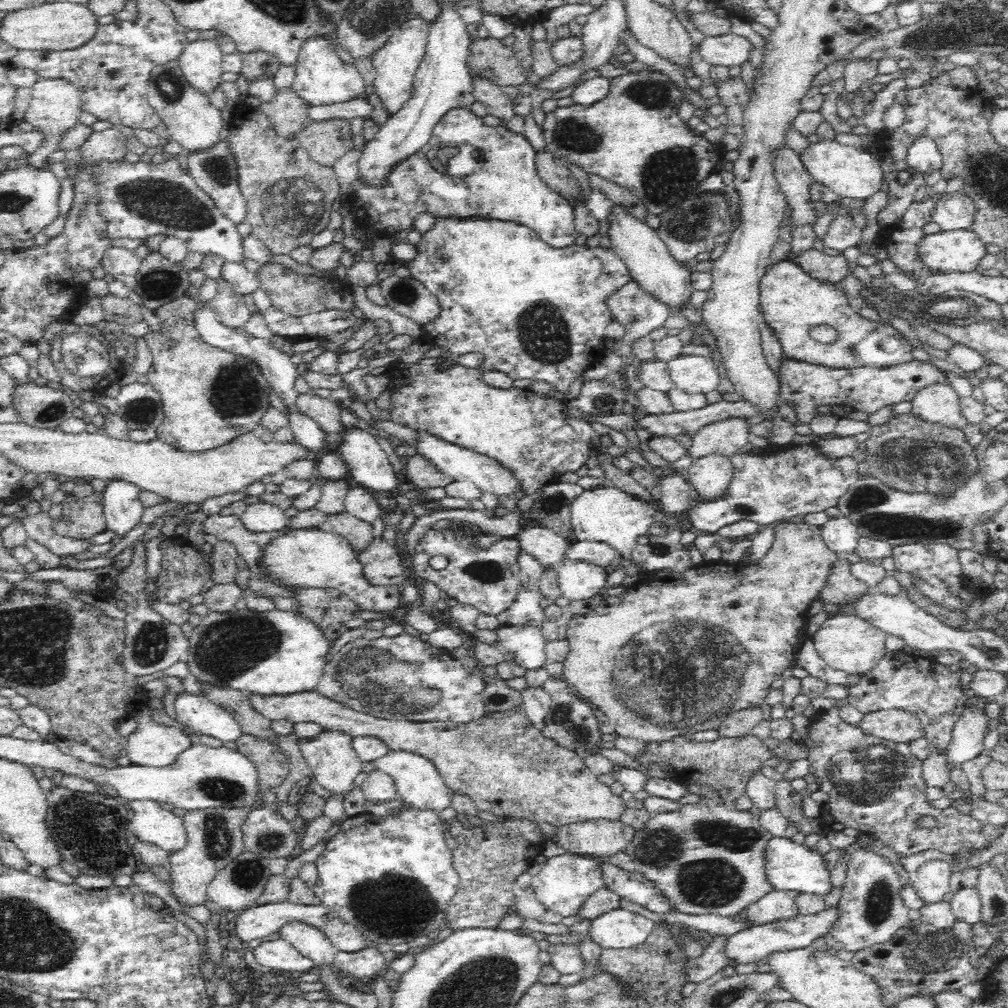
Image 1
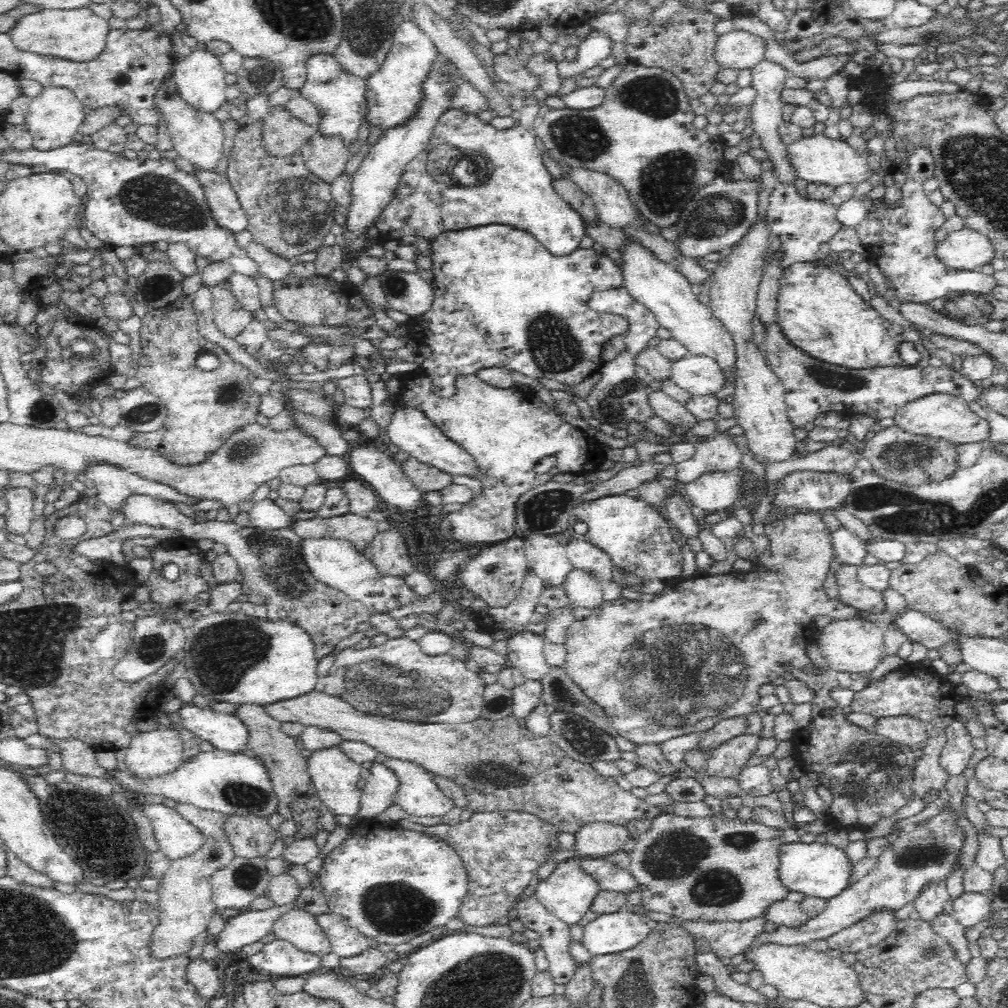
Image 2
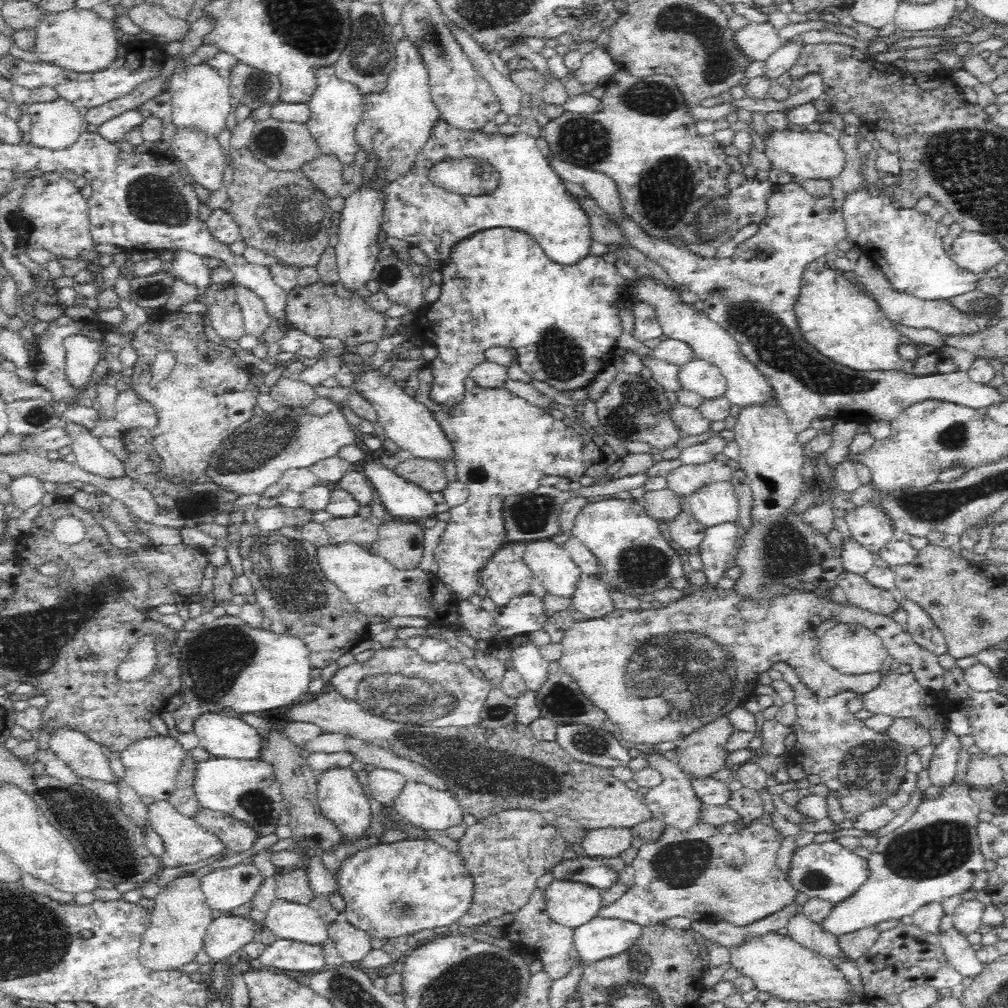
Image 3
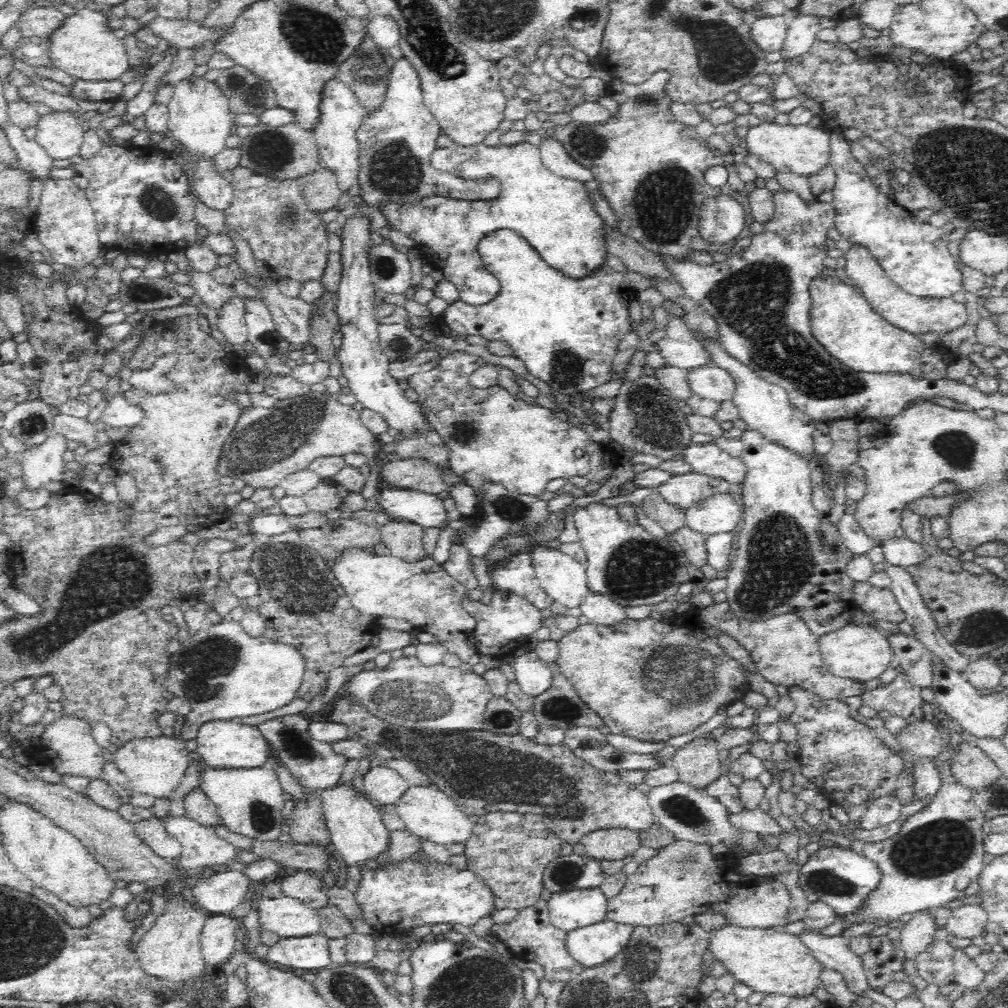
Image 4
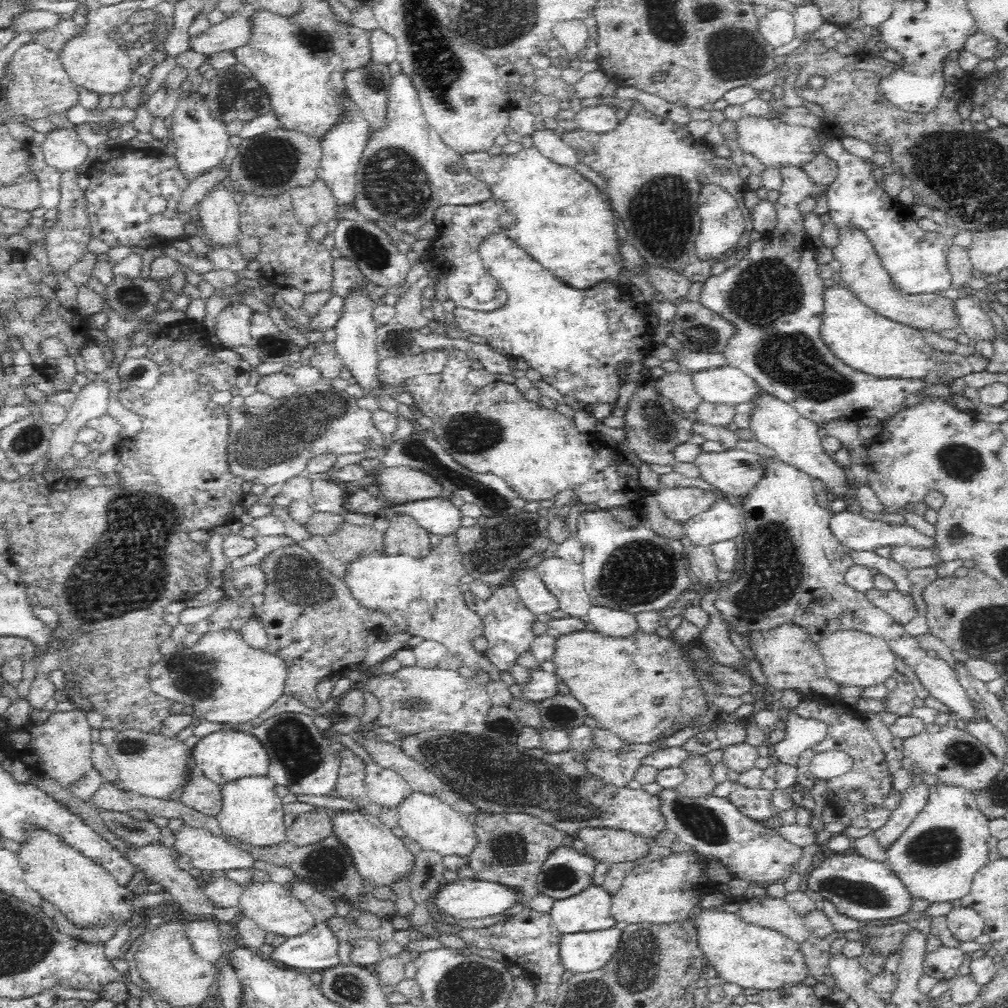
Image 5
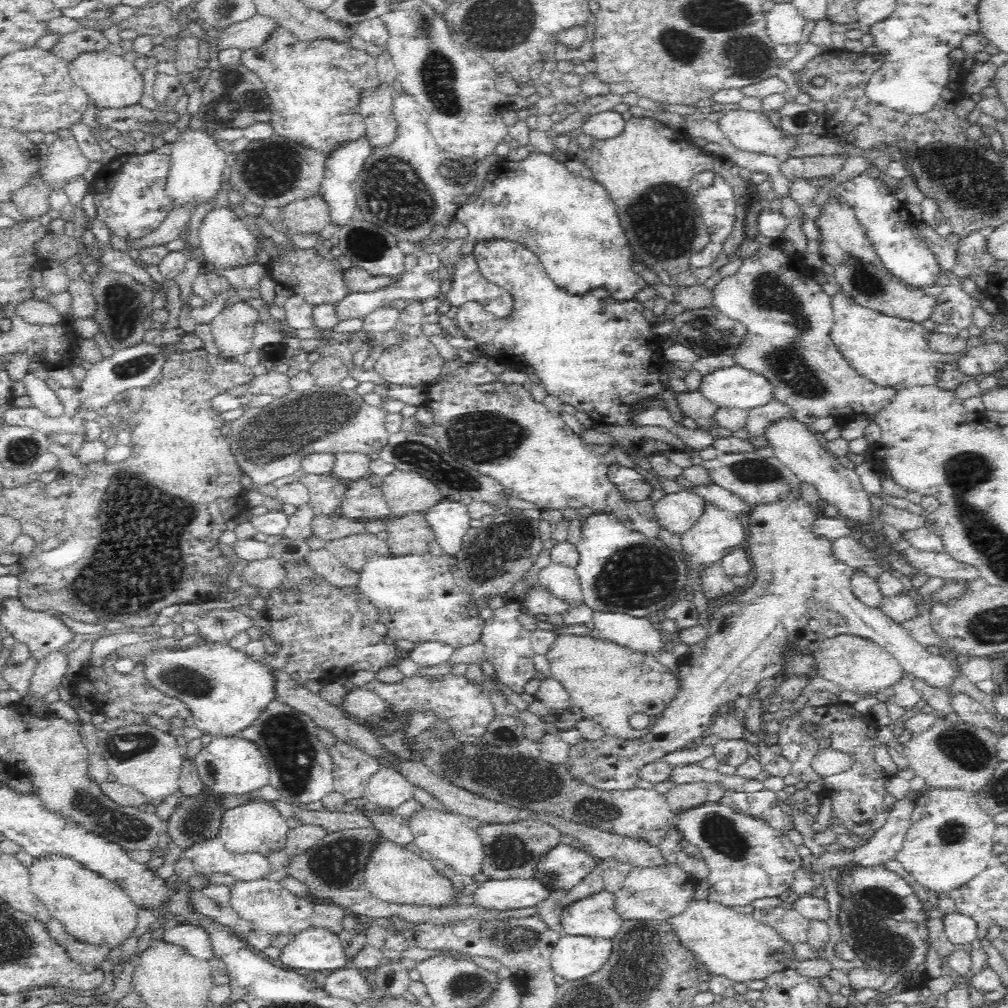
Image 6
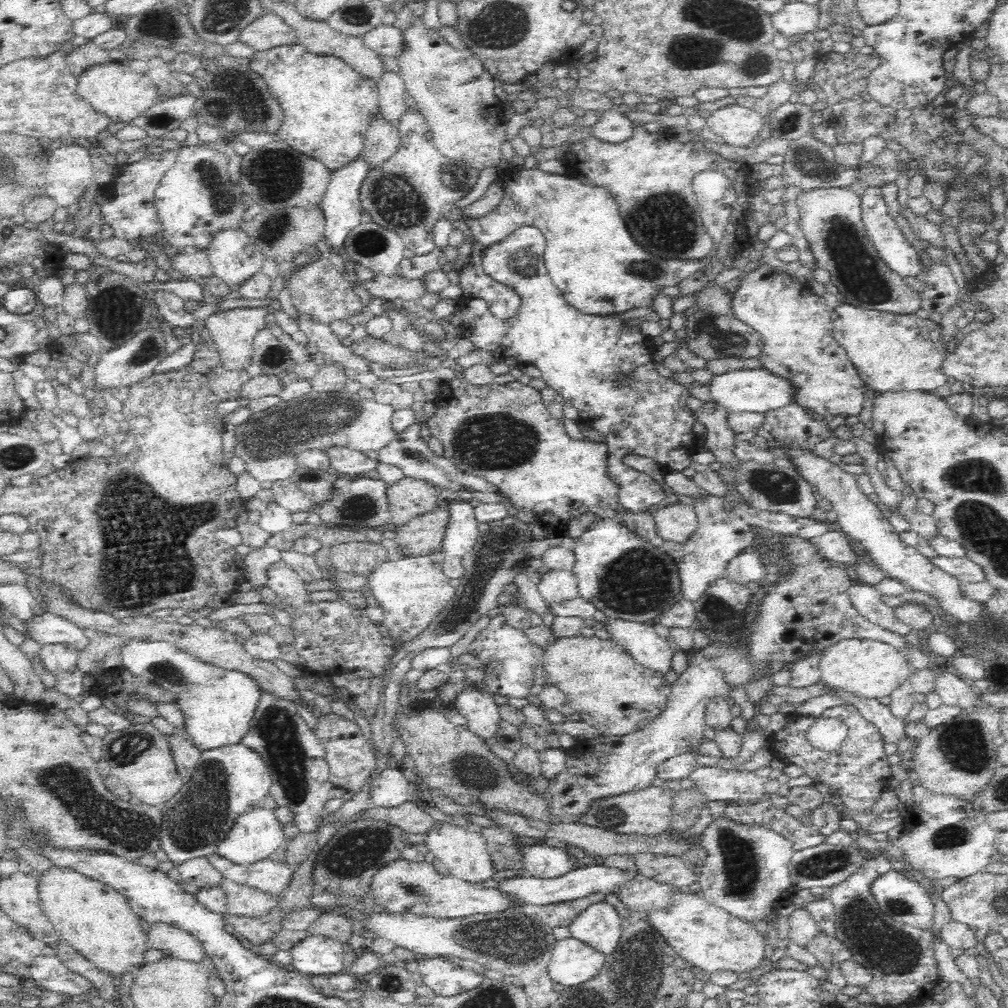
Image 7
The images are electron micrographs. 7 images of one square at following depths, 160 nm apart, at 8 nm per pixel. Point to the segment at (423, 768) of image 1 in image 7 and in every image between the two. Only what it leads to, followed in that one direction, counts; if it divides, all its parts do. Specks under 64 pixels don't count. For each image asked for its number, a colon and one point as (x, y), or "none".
2: (418, 794)
3: (422, 805)
4: (428, 812)
5: (436, 826)
6: (446, 836)
7: (465, 854)

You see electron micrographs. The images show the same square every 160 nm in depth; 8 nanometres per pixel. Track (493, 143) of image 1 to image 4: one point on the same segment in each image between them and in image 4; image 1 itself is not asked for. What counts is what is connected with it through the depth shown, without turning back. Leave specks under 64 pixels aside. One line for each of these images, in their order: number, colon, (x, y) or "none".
2: (520, 193)
3: (531, 197)
4: (554, 215)

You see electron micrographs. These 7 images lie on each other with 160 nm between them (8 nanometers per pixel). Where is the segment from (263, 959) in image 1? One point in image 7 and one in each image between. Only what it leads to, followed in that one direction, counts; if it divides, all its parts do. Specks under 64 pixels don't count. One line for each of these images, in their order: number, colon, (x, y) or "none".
2: (280, 957)
3: (285, 955)
4: (310, 952)
5: (317, 949)
6: (318, 949)
7: (314, 955)

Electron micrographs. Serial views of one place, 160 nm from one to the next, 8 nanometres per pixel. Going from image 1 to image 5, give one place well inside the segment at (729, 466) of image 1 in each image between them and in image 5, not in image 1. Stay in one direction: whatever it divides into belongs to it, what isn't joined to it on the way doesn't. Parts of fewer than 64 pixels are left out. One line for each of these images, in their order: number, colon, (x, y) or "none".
2: (713, 493)
3: (713, 505)
4: (719, 514)
5: (723, 521)

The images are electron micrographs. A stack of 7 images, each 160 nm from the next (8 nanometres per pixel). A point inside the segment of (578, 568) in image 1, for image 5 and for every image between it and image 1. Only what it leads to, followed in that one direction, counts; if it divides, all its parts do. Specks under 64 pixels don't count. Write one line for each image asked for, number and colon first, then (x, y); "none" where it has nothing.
2: (582, 589)
3: (593, 599)
4: (599, 610)
5: (615, 623)

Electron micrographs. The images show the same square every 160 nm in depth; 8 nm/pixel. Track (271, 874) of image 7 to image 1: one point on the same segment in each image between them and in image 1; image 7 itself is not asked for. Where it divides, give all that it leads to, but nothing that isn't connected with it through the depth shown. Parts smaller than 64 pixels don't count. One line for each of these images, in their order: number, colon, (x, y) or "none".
1: (151, 823)
2: (176, 838)
3: (186, 843)
4: (201, 847)
5: (210, 853)
6: (211, 856)

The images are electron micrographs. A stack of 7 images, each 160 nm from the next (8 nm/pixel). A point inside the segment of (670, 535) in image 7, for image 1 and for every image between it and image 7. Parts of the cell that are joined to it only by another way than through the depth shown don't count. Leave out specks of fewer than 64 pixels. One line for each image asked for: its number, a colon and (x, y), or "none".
1: (725, 438)
2: (717, 453)
3: (687, 479)
4: (682, 491)
5: (679, 505)
6: (677, 512)

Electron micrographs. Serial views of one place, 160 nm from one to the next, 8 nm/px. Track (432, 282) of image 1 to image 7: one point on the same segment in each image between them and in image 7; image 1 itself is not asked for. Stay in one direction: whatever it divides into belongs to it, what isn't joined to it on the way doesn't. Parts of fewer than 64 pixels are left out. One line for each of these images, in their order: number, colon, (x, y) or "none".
2: (500, 298)
3: (501, 290)
4: (567, 332)
5: (576, 339)
6: (599, 355)
7: (580, 355)

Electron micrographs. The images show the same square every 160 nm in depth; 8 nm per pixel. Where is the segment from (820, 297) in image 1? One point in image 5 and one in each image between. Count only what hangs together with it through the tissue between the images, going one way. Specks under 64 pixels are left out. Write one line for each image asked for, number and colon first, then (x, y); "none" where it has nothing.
2: (818, 310)
3: (835, 315)
4: (842, 320)
5: (870, 343)

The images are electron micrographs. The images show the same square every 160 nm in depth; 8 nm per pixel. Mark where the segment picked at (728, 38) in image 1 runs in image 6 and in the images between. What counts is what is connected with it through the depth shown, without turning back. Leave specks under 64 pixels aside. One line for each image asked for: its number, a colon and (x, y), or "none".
2: (739, 49)
3: (758, 40)
4: (769, 32)
5: (778, 26)
6: (785, 22)

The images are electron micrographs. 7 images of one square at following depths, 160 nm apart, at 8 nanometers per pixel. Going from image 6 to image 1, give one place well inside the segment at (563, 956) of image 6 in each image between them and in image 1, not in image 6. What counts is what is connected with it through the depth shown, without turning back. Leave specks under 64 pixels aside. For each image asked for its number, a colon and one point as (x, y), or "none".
1: (617, 929)
2: (610, 933)
3: (601, 938)
4: (594, 945)
5: (584, 952)

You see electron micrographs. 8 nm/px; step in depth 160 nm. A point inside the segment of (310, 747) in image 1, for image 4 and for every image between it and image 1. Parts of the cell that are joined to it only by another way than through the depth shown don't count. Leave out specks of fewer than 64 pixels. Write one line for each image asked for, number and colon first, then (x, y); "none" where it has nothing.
2: (335, 777)
3: (342, 798)
4: (357, 832)

